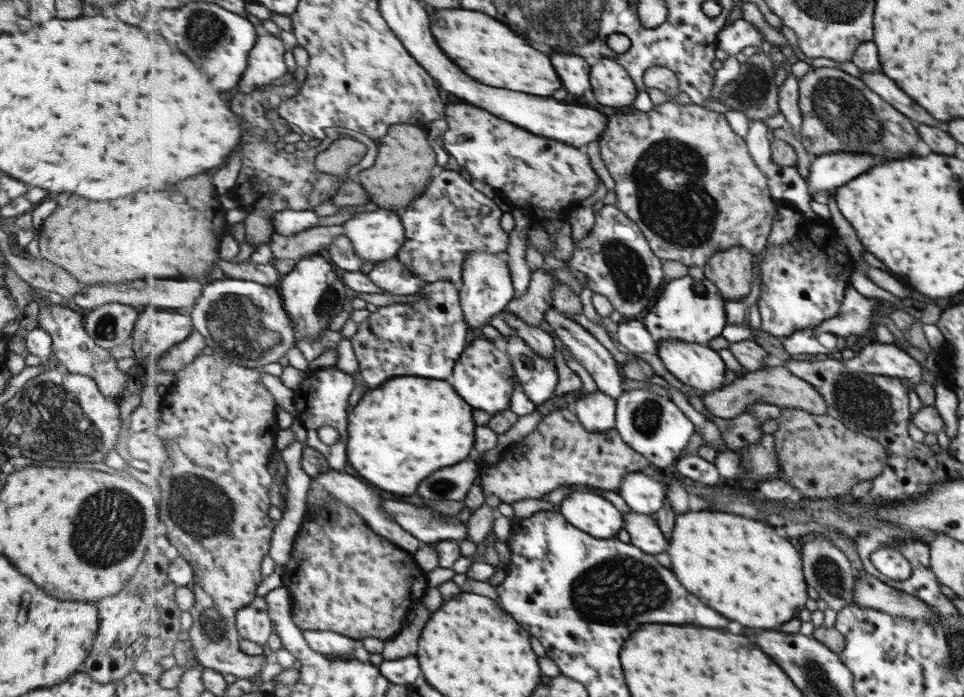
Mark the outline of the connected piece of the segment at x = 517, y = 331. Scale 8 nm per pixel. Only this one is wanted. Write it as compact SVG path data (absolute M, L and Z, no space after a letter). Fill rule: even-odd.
M507 309L501 312L501 315L514 330L514 335L522 337L523 341L534 349L539 356L553 361L553 358L555 358L555 352L557 352L557 346L555 346L553 338L551 338L545 330L538 326L530 325L522 318L519 318L517 314L513 314Z

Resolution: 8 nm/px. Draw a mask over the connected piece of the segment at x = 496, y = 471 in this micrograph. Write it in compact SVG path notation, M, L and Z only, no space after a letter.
M558 409L542 417L537 428L513 448L511 461L500 461L497 465L489 465L481 470L481 488L485 496L496 495L501 502L514 503L525 499L539 499L561 486L570 484L587 484L603 490L620 492L623 476L630 472L643 470L651 464L646 456L626 444L621 433L613 427L610 431L593 432L583 426L576 412Z

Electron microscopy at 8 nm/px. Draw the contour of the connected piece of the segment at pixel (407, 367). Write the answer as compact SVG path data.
M449 281L428 283L418 294L422 297L414 302L392 303L378 307L366 321L357 326L358 330L351 337L360 373L369 386L377 388L379 384L385 384L395 376L425 376L425 378L447 380L453 374L455 364L462 358L463 351L468 347L470 324L462 307L462 296L458 285Z

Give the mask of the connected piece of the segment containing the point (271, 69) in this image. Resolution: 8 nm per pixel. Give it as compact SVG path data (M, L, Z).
M258 36L254 51L250 54L250 64L247 72L241 78L241 92L249 94L255 88L263 88L269 84L277 84L289 76L285 64L285 51L287 46L277 36Z

